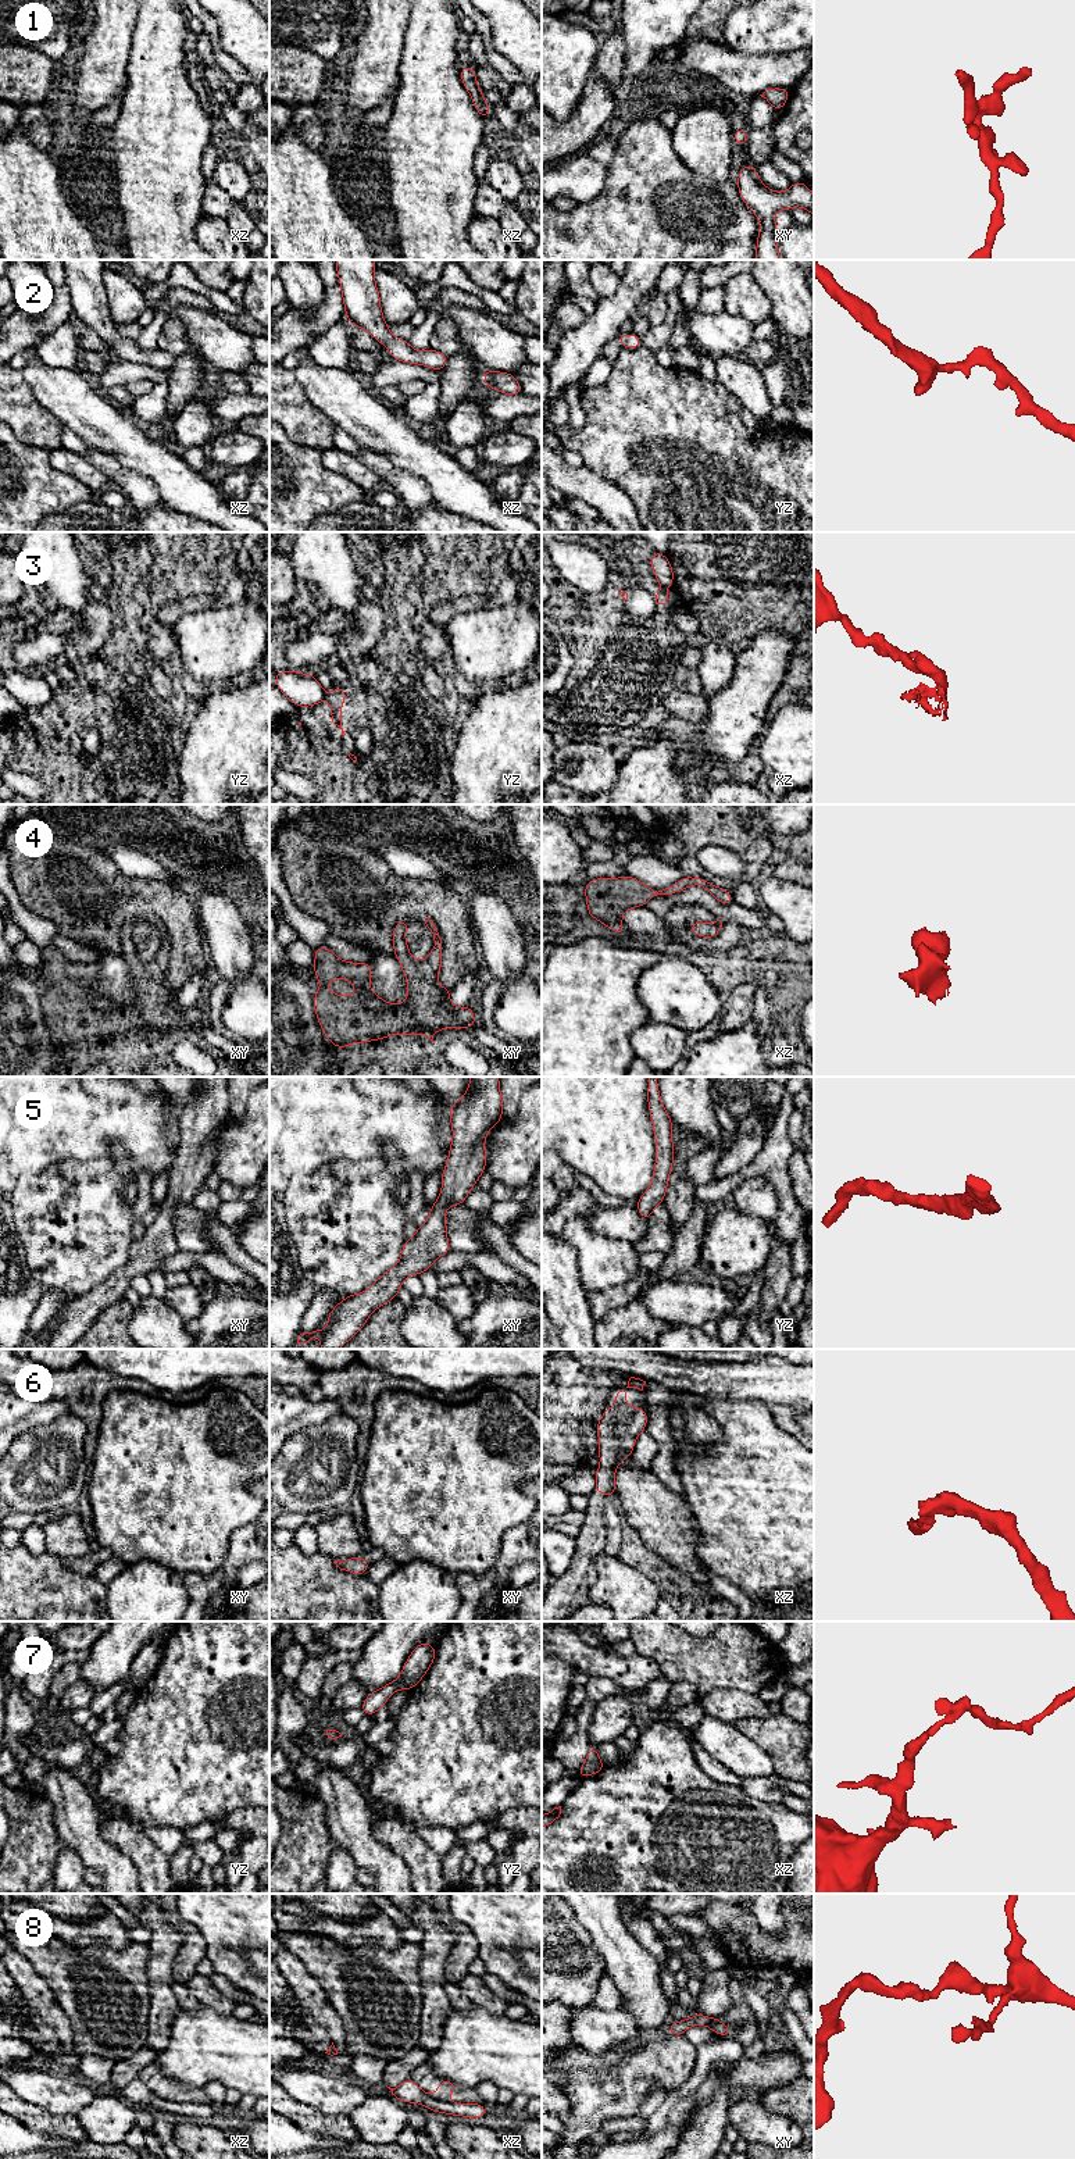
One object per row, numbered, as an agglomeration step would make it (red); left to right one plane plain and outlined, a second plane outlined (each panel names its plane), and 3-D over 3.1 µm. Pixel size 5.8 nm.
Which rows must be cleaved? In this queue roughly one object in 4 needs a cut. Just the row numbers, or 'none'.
3, 8

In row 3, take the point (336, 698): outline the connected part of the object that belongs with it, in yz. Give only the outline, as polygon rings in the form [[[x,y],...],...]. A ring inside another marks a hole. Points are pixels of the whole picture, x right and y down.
[[[335,688],[329,695],[326,695],[326,700],[331,703],[331,720],[332,720],[332,722],[335,724],[335,725],[338,725],[340,729],[342,729],[342,735],[344,736],[346,734],[344,734],[344,731],[343,731],[343,728],[342,728],[342,704],[343,704],[343,702],[344,702],[344,699],[346,699],[346,696],[347,696],[349,693],[347,693],[347,690],[346,689],[342,689],[342,688]]]

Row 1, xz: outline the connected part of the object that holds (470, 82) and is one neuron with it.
[[[461,65],[461,82],[464,88],[468,90],[471,100],[478,111],[478,114],[485,119],[490,114],[490,107],[486,103],[481,88],[478,86],[478,81],[475,78],[475,69],[469,65]]]

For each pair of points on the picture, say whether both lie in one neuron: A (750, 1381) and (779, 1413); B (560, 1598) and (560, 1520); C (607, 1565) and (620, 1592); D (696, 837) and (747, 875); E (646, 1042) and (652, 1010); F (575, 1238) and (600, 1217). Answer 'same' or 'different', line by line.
A: different
B: different
C: same
D: same
E: different
F: different

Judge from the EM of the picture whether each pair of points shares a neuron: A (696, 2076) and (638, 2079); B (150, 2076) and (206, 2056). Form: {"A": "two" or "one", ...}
{"A": "two", "B": "two"}

